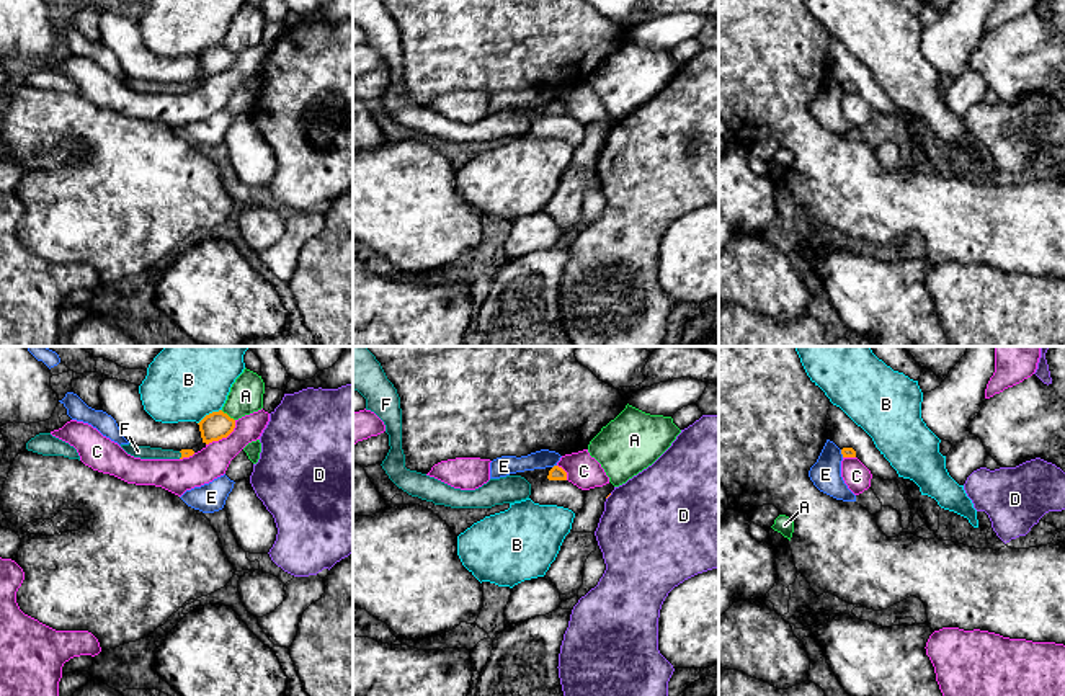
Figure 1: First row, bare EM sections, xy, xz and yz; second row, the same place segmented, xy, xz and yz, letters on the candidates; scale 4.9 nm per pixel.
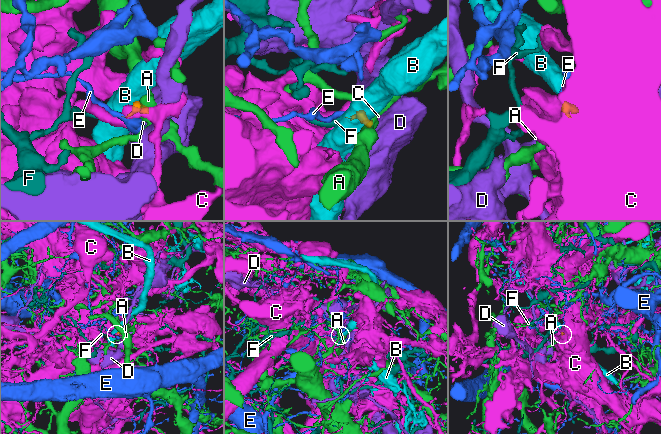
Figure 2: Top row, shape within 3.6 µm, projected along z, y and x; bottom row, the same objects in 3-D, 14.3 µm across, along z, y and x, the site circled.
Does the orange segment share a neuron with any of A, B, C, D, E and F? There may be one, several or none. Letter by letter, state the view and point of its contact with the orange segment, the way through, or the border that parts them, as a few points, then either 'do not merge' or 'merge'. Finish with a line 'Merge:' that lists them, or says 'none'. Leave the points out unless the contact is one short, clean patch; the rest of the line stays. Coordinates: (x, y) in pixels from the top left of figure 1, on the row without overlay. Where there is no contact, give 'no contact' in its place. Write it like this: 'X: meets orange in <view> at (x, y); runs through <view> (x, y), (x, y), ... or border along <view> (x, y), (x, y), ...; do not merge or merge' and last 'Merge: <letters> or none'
A: meets orange in xy at (226, 48); border along xy (221, 44), (234, 54); do not merge
B: meets orange in xy at (209, 48); border along xy (221, 43), (208, 48), (198, 58); do not merge
C: meets orange in xy at (224, 71); border along xy (236, 54), (236, 61), (226, 71), (206, 79); do not merge
D: meets orange in xz at (608, 129); border along xz (611, 128), (606, 133); do not merge
E: meets orange in xz at (554, 100); border along xz (556, 98), (552, 102); do not merge
F: meets orange in xy at (182, 89); runs through xy (185, 87), (182, 89), (138, 85); merge
Merge: F

